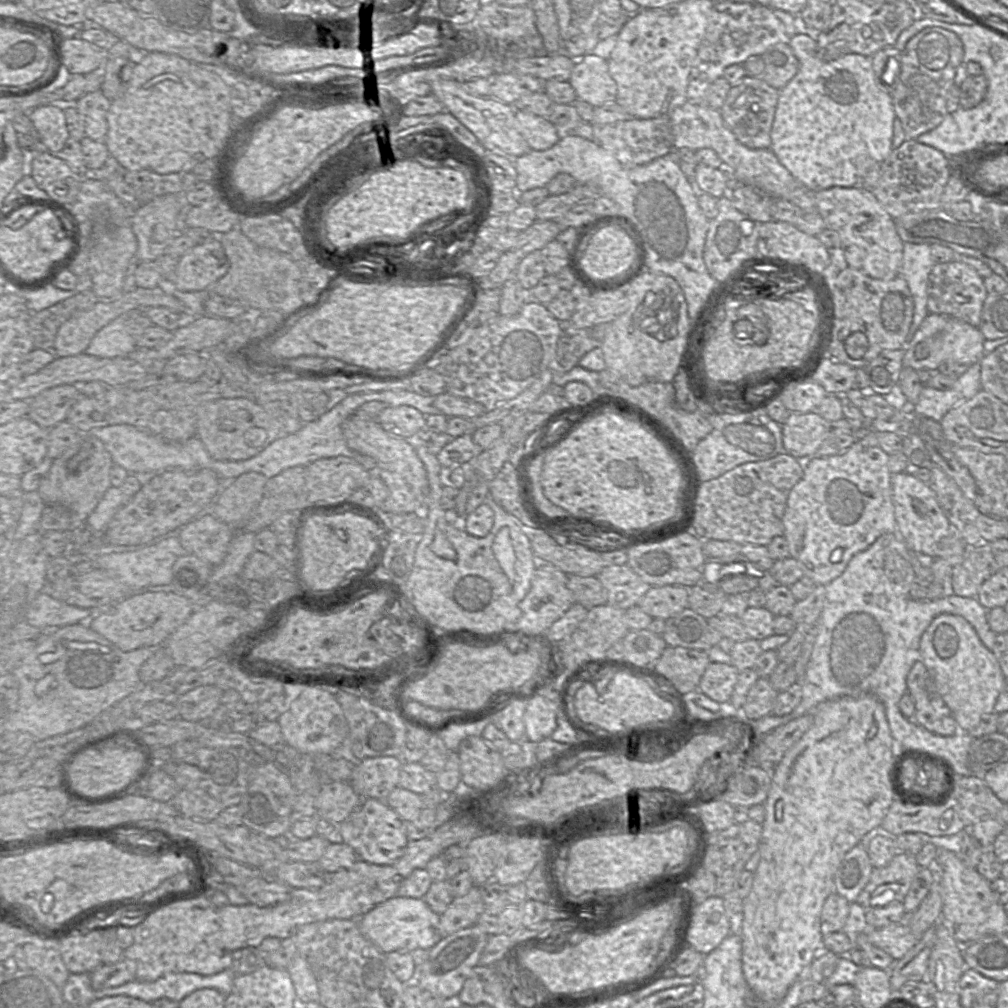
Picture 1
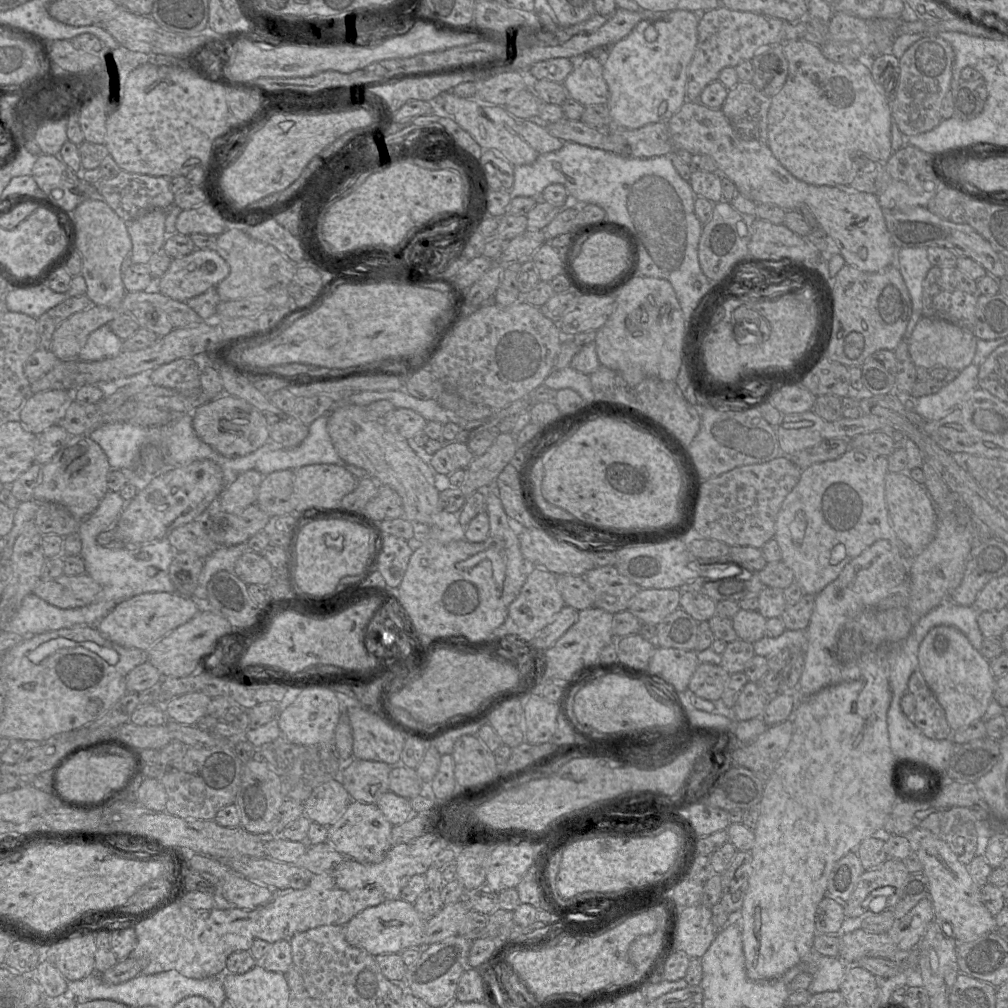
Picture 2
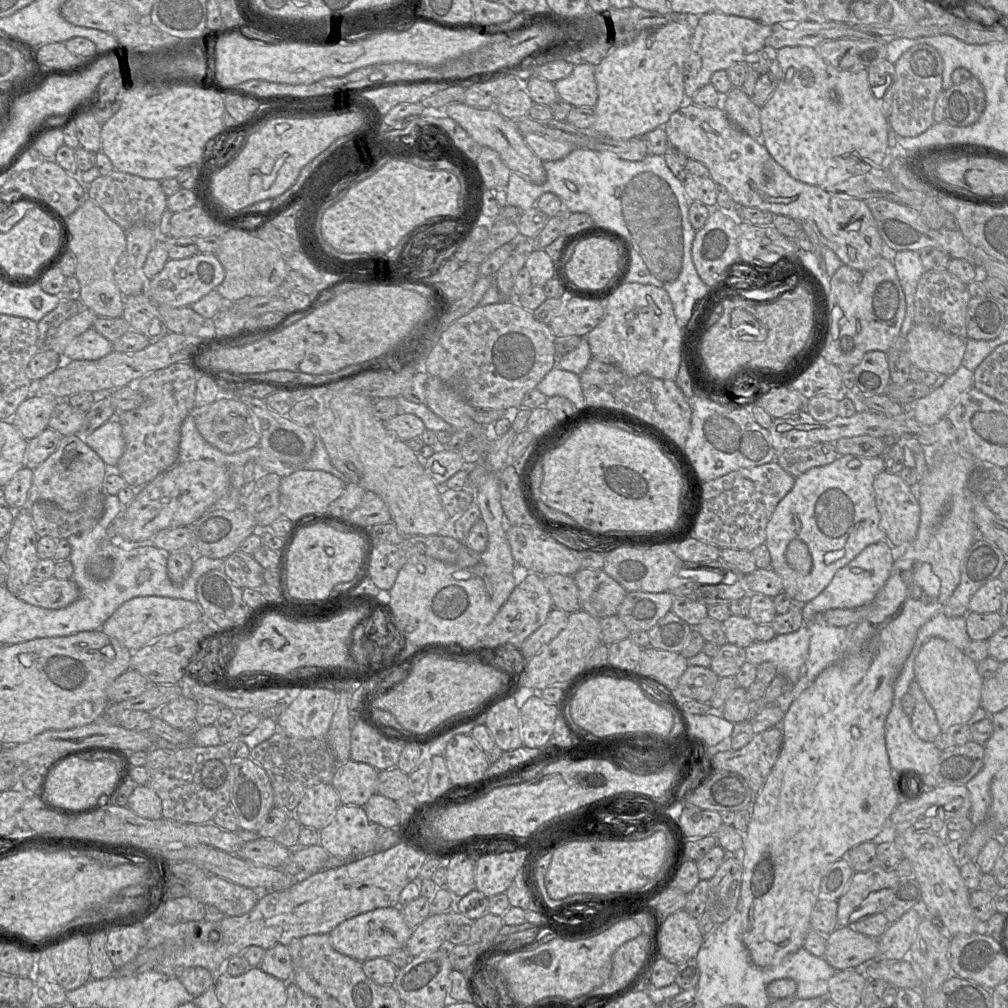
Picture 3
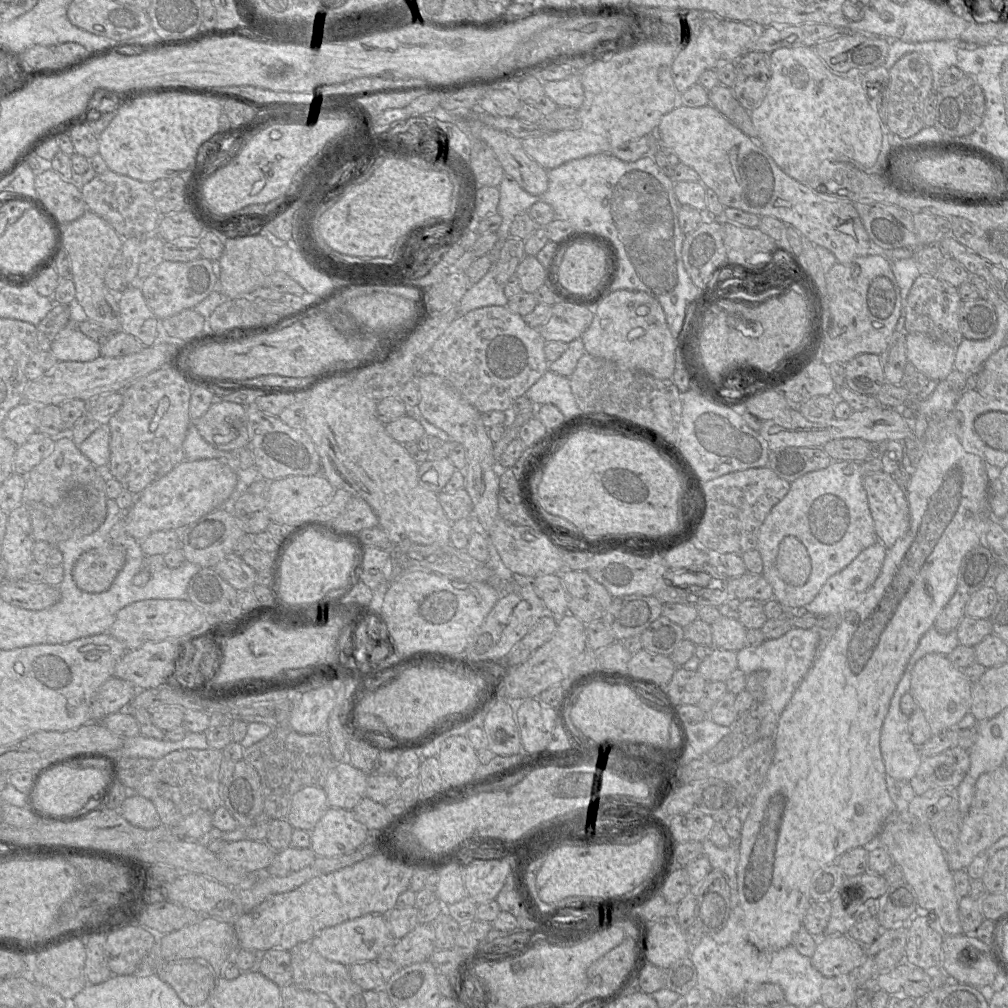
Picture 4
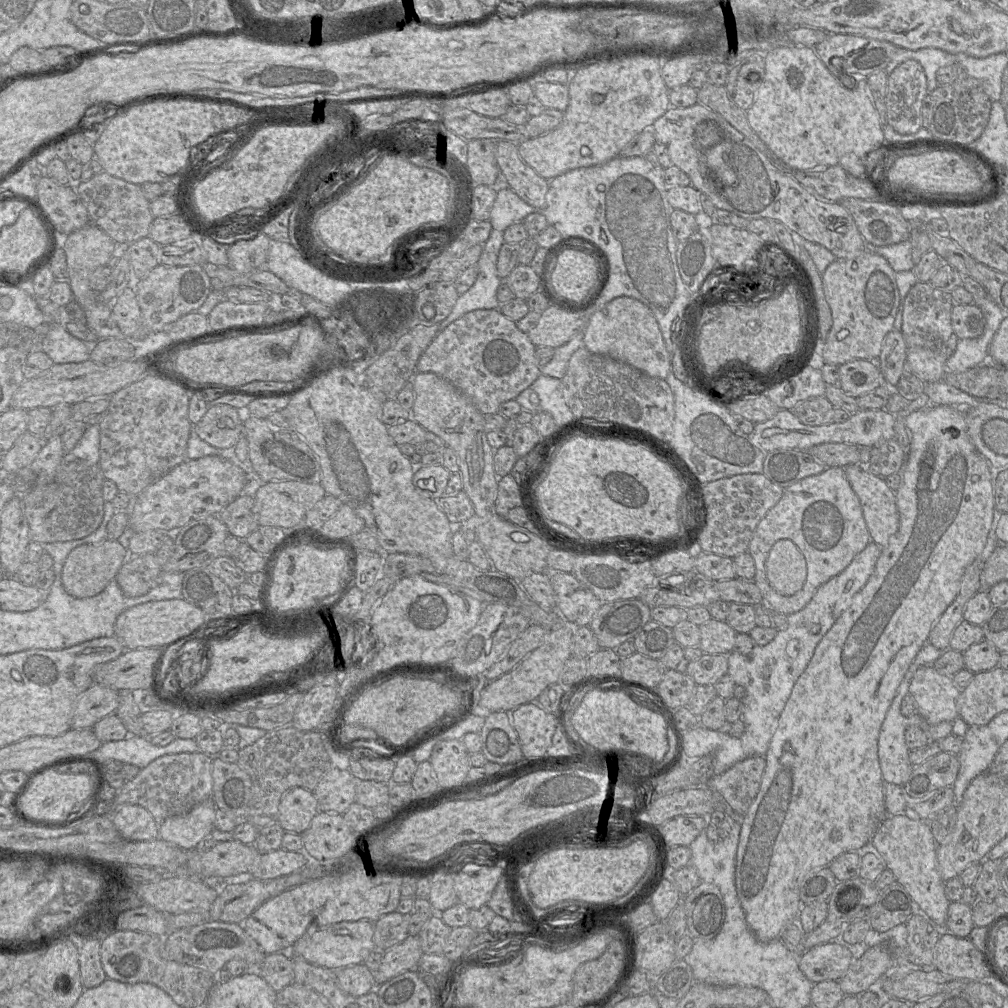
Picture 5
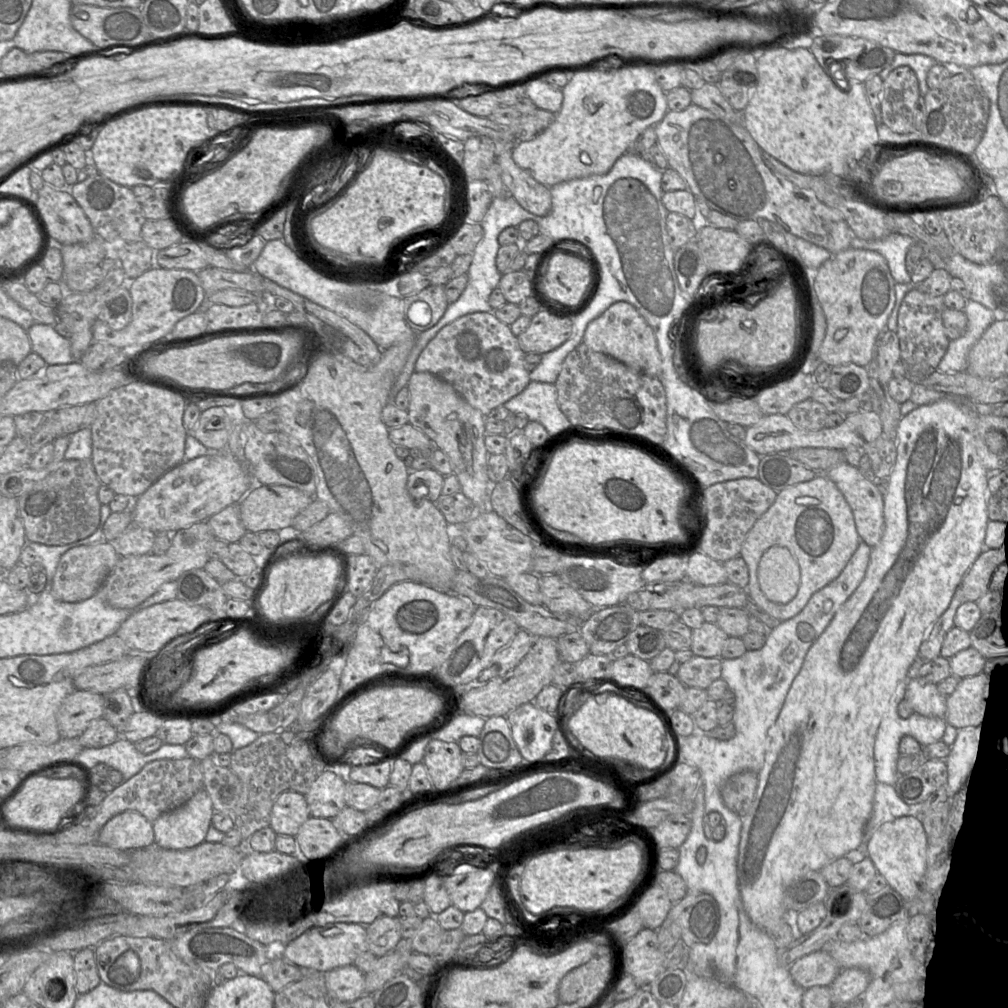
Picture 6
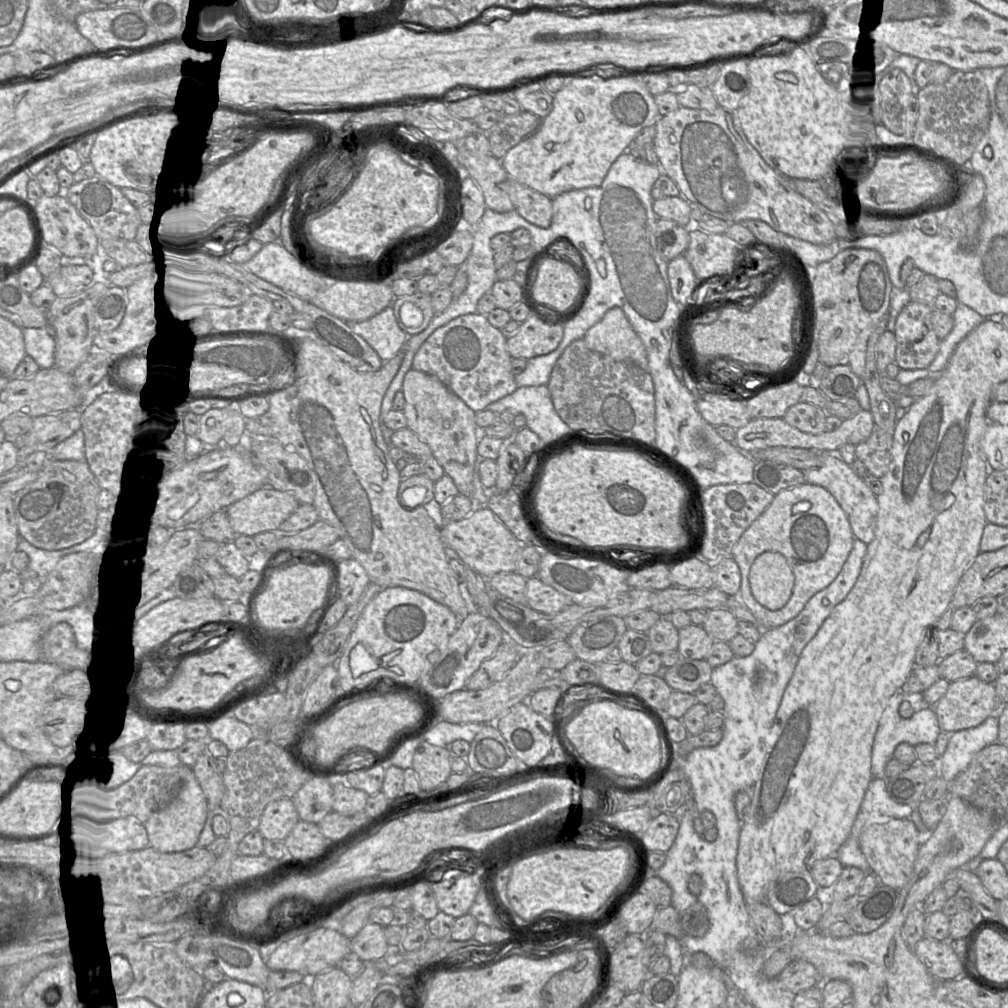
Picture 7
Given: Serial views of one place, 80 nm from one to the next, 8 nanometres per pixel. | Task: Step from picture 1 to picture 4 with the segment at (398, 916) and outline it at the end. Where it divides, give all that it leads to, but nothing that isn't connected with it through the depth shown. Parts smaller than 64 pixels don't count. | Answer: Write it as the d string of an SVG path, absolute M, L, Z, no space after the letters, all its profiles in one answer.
M367 914L321 930L311 940L314 949L327 960L346 966L355 963L375 961L381 952L389 950L394 943L386 922L380 914Z

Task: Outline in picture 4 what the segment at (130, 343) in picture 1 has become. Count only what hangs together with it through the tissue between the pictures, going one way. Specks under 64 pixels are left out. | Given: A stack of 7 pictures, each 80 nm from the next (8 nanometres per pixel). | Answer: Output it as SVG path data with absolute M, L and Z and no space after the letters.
M64 327L53 340L50 351L58 361L93 361L101 356L101 343L88 338L77 327Z

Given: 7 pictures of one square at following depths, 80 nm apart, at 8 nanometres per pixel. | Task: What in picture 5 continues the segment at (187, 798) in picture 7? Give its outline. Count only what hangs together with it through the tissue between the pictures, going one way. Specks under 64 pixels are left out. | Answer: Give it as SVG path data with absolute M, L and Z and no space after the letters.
M212 798L205 800L185 814L165 819L158 837L186 851L201 849L214 829L215 811Z

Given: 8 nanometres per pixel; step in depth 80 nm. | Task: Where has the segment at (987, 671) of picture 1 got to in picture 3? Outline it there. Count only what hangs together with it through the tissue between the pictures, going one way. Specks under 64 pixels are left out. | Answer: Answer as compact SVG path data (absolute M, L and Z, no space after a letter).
M934 637L923 644L915 659L914 674L915 680L934 709L942 732L954 725L967 724L981 705L984 679L978 673L977 663L942 638Z

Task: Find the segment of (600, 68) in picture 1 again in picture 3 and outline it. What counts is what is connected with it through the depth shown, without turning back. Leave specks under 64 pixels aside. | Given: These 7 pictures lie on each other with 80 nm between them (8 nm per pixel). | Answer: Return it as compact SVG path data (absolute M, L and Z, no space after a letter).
M590 63L575 65L569 76L554 83L558 97L572 106L594 107L598 99L595 69Z

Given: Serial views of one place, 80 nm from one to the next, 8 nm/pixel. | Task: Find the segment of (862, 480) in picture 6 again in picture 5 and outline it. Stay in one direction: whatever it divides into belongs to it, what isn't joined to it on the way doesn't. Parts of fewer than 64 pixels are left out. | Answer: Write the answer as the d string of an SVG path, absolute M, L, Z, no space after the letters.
M851 464L844 471L859 498L871 541L886 547L900 525L895 491L889 488L884 477L868 473L863 465Z

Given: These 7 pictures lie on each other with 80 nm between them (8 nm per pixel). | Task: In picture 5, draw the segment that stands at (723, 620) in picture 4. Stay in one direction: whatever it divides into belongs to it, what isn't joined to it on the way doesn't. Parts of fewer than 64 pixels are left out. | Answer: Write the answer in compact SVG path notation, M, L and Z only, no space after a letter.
M710 619L699 626L704 654L729 654L734 651L737 632L726 621Z

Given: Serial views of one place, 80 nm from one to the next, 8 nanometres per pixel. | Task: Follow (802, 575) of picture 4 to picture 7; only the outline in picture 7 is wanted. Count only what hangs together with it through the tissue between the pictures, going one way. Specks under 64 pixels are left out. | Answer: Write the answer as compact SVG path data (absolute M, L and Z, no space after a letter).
M766 551L753 562L749 583L755 600L768 610L782 609L792 596L795 577L787 559Z

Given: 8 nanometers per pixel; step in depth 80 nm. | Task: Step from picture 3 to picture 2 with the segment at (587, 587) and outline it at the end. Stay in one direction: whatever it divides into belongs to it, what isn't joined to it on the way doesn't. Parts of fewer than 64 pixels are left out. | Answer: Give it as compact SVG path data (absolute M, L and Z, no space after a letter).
M616 566L595 567L582 575L594 592L594 606L611 614L627 610L629 601L642 588L622 575Z

